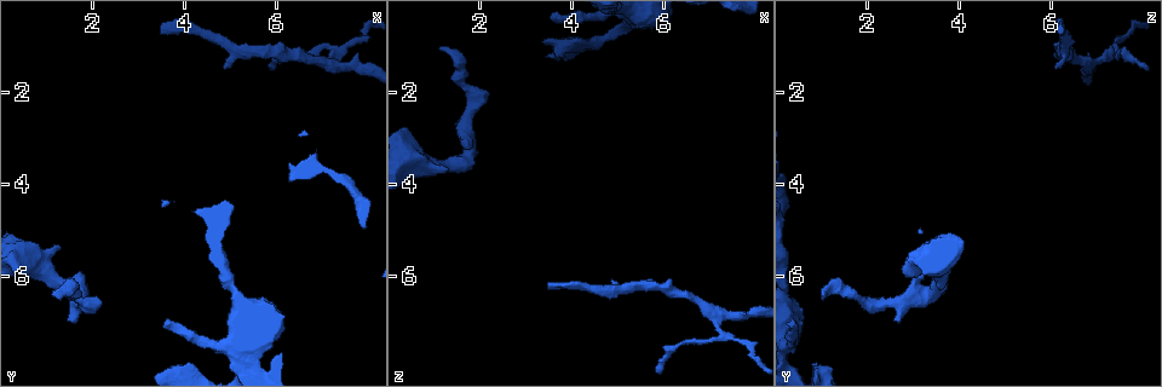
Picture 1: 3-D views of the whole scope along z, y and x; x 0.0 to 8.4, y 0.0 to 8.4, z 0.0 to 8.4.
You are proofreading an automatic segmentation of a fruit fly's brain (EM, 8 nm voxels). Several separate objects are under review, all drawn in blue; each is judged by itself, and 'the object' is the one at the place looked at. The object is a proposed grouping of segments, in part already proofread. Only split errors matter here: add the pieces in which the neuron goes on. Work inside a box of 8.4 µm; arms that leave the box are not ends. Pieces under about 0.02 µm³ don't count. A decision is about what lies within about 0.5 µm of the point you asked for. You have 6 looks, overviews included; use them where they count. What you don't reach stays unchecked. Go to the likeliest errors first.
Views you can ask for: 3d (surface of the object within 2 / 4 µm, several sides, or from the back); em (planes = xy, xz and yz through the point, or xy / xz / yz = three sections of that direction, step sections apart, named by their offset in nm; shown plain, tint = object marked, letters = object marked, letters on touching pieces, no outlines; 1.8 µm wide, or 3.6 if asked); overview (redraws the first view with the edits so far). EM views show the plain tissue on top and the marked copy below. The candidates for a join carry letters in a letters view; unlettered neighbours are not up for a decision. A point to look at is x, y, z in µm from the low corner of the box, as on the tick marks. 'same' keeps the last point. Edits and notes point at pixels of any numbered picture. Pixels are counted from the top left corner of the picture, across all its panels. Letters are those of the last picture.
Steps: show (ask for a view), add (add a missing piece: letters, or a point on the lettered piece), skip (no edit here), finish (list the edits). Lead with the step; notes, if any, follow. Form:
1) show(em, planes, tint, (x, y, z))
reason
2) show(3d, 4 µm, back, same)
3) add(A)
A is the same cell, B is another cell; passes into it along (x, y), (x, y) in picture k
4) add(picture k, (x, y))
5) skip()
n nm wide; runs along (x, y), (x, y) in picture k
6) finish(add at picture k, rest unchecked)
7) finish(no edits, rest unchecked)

show(em, planes, letters, (1.15, 6.45, 1.00))
branch stops here

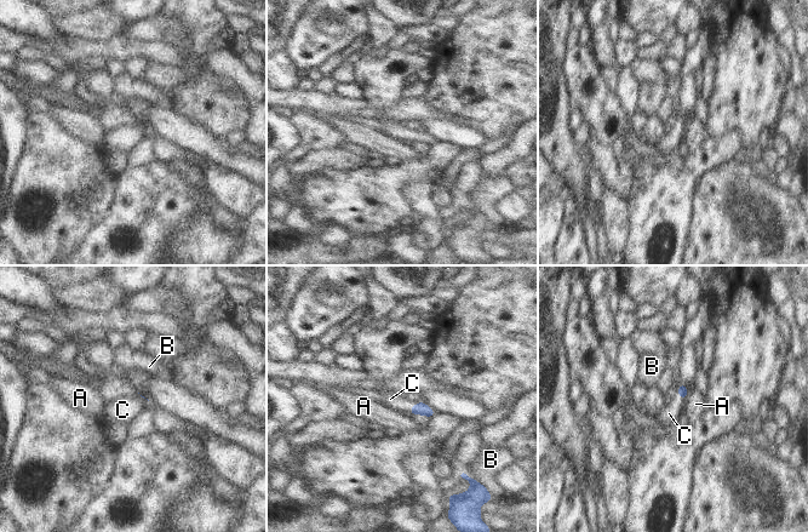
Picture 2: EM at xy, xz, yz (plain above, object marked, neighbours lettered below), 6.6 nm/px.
add(C)
C is the same cell, A and B are other cells; passes into it along (420, 407), (411, 408), (390, 399) in picture 2; it goes on there

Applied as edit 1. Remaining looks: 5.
show(3d, 2 µm, (1.30, 5.40, 3.60))
thick end

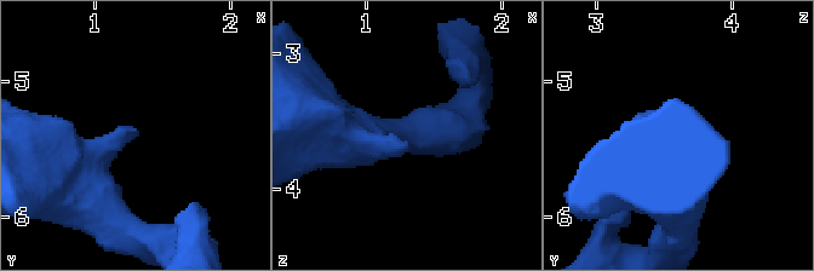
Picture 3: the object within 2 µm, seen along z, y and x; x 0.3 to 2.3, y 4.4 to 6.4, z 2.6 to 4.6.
show(em, planes, letters, (1.30, 5.36, 3.66))
shape alone is not enough

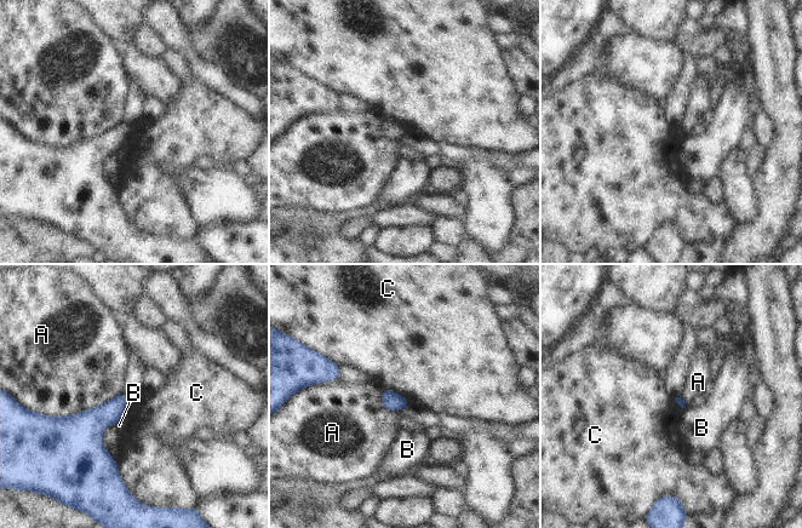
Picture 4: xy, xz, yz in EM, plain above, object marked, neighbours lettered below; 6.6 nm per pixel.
skip()
A, B and C are other cells; border along (387, 389), (400, 394), (410, 403) in picture 4; no lettered piece goes on from it

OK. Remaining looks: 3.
show(3d, 2 µm, (1.55, 6.95, 2.70))
branch stops here

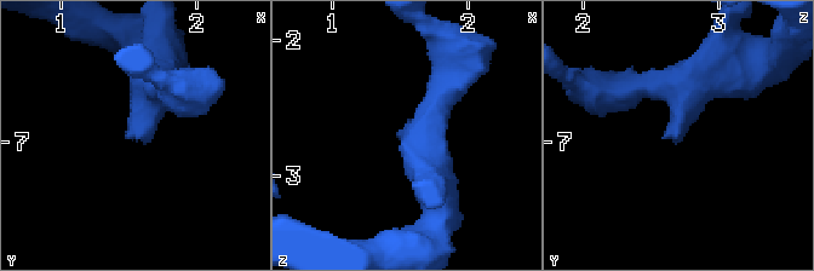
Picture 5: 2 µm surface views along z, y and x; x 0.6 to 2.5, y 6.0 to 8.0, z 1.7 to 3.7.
show(em, planes, letters, (1.52, 7.00, 2.72))
arms of 220, 300 nm; need the tissue

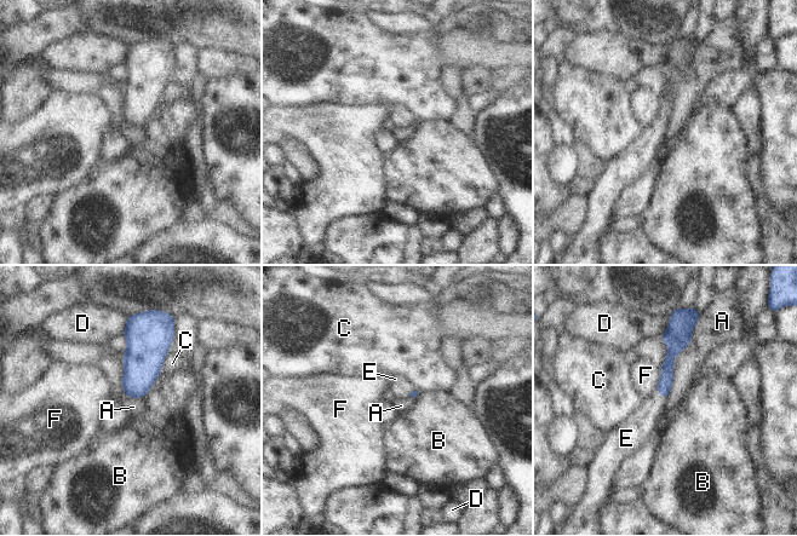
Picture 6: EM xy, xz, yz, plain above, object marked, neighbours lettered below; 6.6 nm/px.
add(E)
E is the same cell, A, B, C, D and F are other cells; the neuron continues

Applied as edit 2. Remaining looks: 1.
finish(add at picture 2, add at picture 6, rest unchecked)

